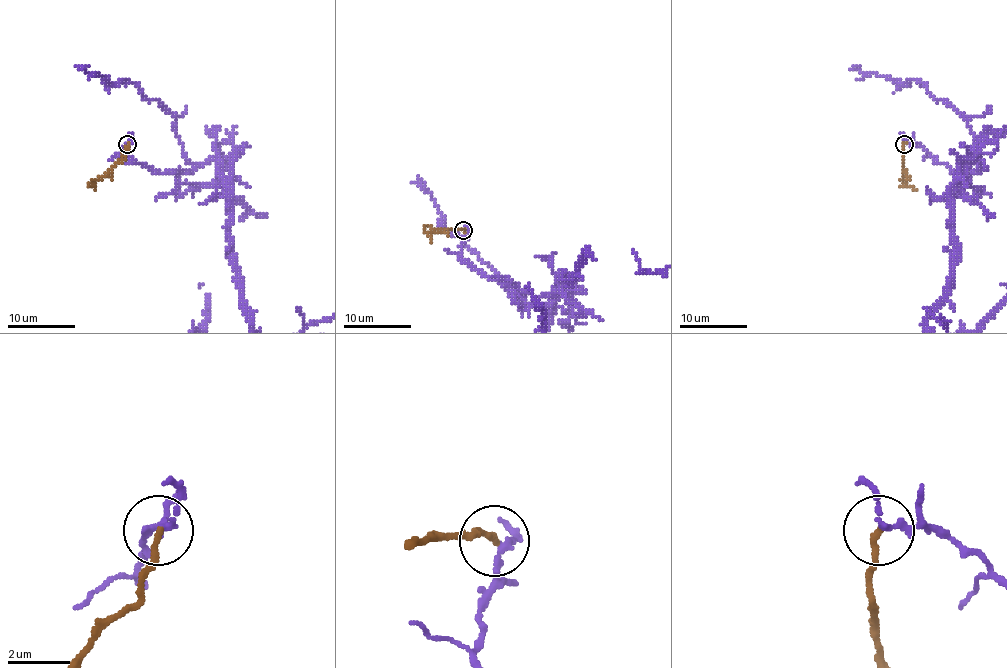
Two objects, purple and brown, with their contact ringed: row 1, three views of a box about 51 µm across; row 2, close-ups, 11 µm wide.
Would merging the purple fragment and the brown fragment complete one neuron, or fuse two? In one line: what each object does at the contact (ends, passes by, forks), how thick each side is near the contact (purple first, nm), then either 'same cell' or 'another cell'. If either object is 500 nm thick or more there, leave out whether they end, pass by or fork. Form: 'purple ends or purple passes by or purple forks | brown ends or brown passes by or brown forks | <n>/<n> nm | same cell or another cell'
purple passes by | brown ends | 170/190 nm | another cell

